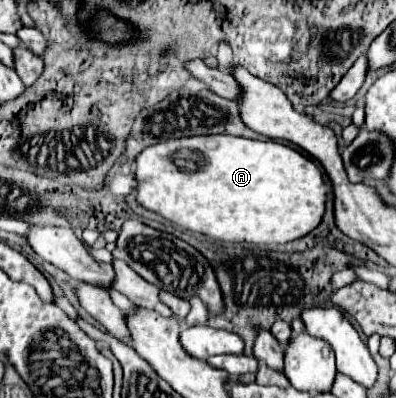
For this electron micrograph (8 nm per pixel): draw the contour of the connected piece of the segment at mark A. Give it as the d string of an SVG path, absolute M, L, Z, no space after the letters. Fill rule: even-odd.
M191 136L145 148L135 160L141 206L161 214L181 228L205 234L219 242L287 244L307 236L325 214L327 182L317 162L291 146L271 140L247 140L237 136Z

